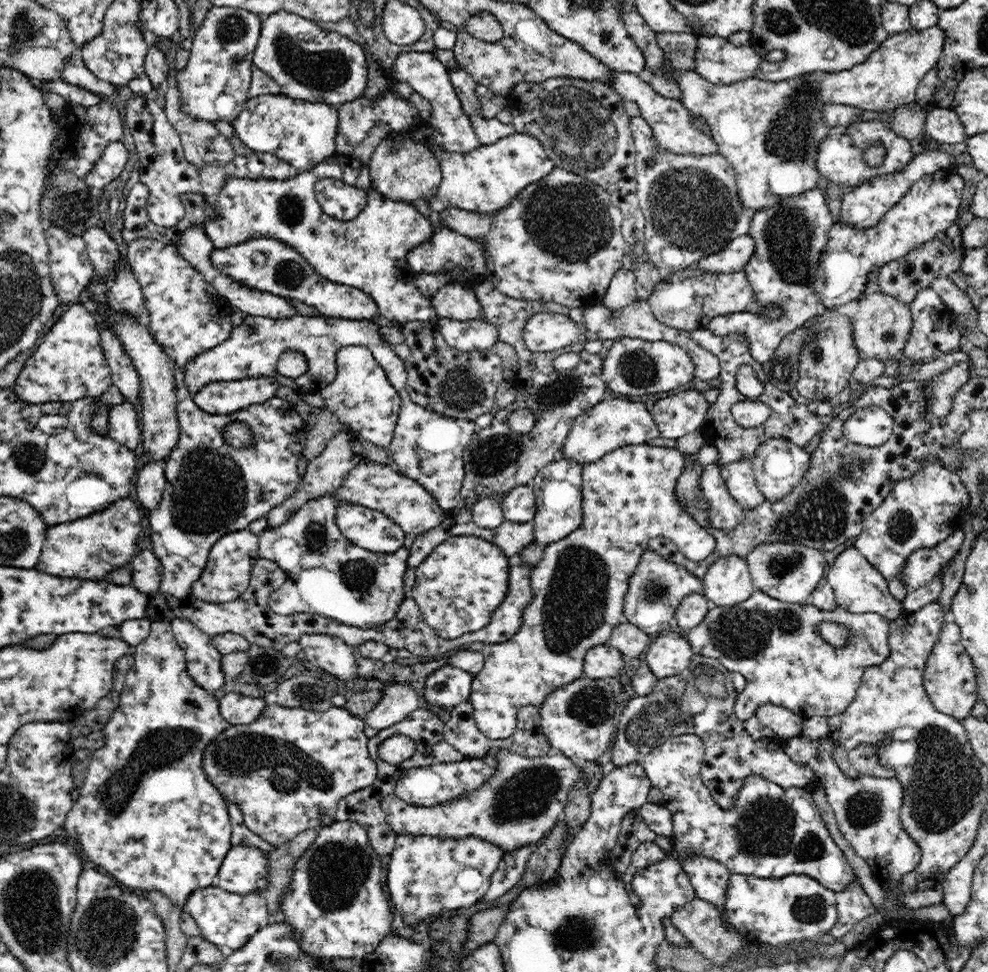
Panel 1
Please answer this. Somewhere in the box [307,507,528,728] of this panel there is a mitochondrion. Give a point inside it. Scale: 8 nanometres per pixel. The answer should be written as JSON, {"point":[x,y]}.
{"point":[361,573]}

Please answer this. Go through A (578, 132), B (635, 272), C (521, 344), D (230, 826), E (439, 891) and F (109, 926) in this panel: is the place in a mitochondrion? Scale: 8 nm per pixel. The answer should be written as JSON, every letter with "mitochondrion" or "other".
{"A":"mitochondrion","B":"other","C":"other","D":"other","E":"mitochondrion","F":"mitochondrion"}

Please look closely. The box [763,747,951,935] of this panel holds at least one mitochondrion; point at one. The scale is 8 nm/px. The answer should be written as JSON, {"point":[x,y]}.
{"point":[863,809]}

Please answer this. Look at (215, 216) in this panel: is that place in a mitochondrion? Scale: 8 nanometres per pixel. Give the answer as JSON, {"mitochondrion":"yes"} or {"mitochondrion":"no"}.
{"mitochondrion":"no"}

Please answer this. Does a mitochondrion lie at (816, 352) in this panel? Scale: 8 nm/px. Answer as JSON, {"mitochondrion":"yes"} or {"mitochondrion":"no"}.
{"mitochondrion":"yes"}

